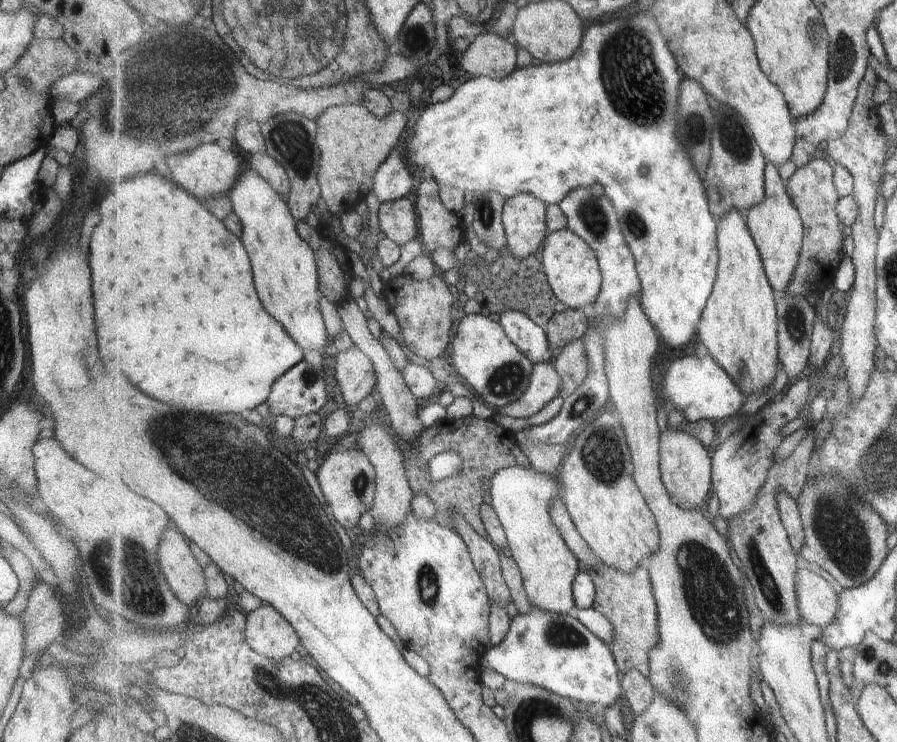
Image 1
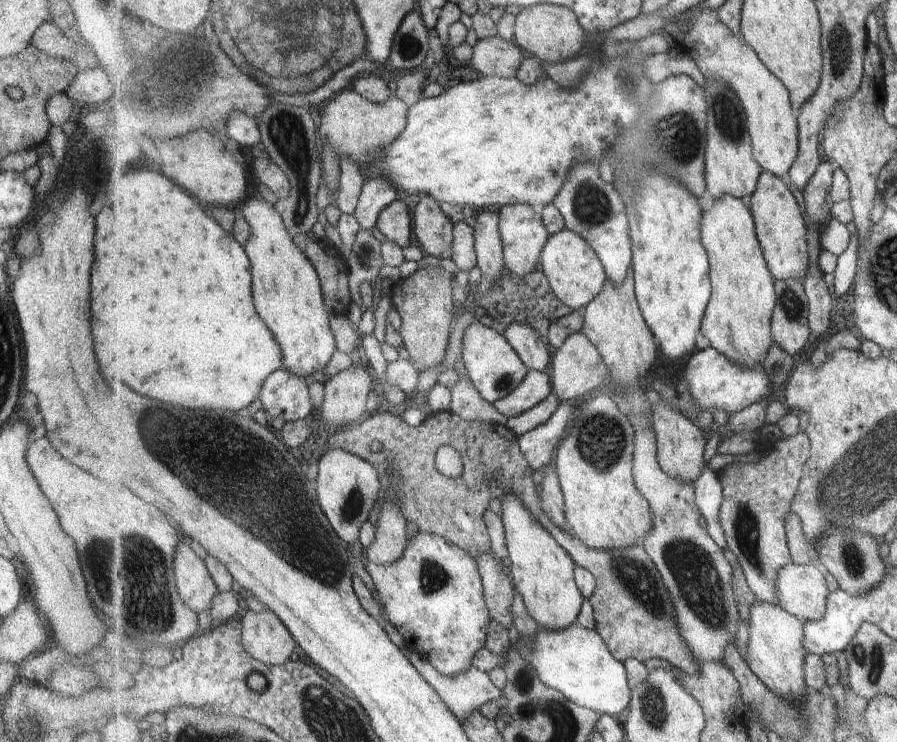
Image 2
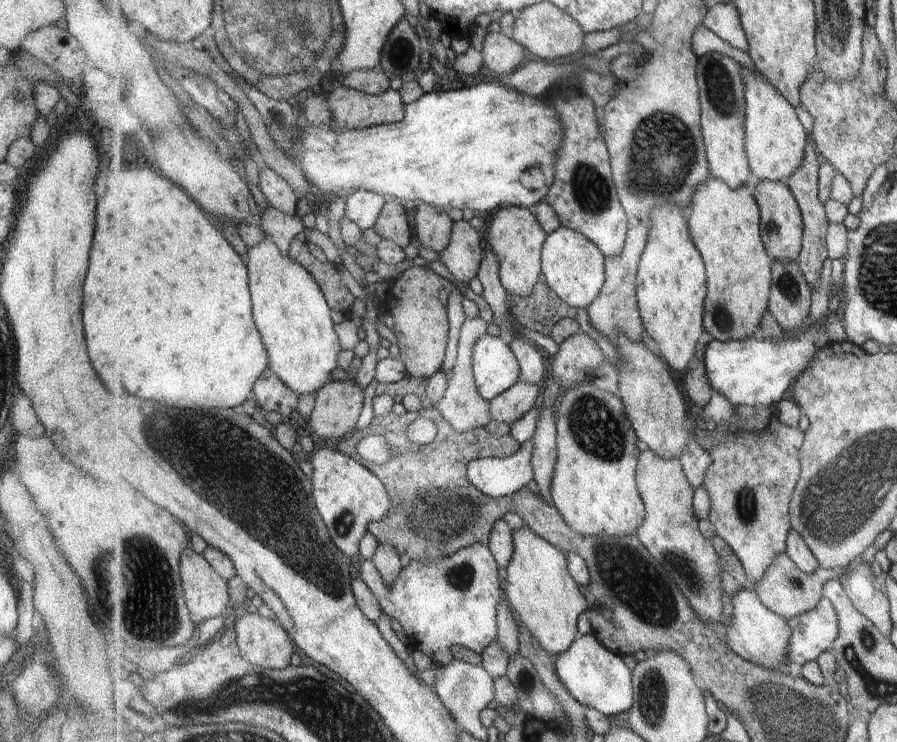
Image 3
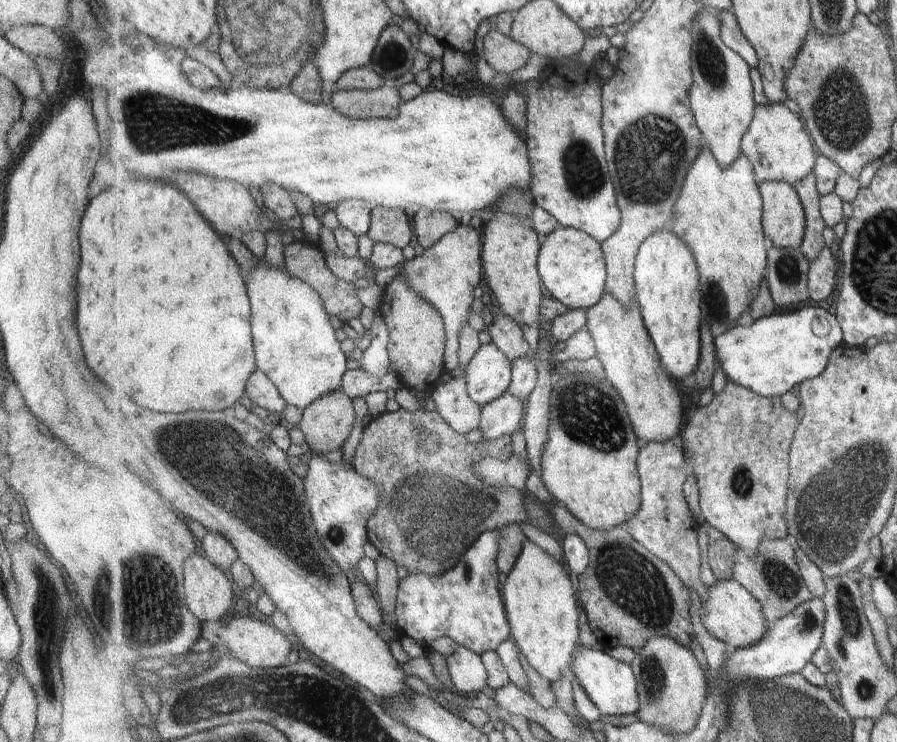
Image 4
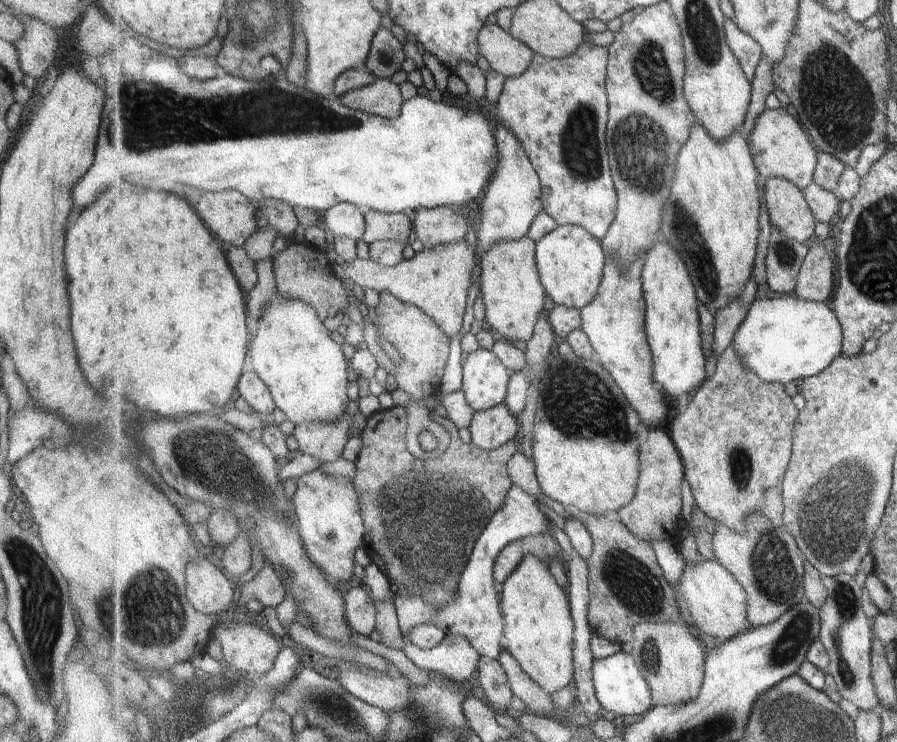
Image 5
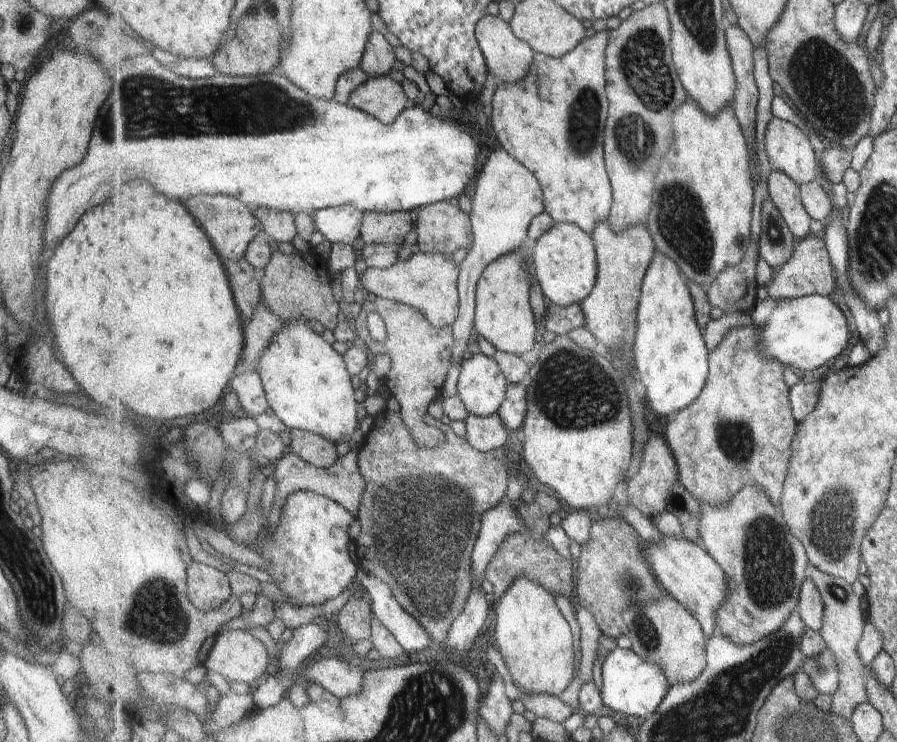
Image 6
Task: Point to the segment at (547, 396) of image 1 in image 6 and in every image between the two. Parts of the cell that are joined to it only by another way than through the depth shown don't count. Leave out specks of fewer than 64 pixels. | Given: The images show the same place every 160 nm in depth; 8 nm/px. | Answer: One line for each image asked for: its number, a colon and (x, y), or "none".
2: (537, 387)
3: (510, 406)
4: (504, 416)
5: (492, 429)
6: (489, 433)

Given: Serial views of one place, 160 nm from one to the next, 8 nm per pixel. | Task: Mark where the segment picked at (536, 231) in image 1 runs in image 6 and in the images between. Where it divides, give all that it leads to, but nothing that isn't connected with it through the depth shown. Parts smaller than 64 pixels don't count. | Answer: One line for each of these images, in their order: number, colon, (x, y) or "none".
2: (524, 235)
3: (516, 236)
4: (511, 246)
5: (513, 295)
6: (504, 315)

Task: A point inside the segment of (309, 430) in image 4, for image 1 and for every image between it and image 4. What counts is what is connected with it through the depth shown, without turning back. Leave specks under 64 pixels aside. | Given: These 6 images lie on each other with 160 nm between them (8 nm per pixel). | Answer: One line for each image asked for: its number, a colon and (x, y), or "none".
1: (355, 373)
2: (346, 395)
3: (338, 405)

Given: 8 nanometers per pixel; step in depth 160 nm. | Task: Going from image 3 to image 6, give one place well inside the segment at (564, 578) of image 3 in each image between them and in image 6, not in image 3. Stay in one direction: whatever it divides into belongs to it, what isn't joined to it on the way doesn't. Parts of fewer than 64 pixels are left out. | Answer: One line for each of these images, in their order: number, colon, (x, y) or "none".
4: (541, 598)
5: (540, 629)
6: (535, 641)

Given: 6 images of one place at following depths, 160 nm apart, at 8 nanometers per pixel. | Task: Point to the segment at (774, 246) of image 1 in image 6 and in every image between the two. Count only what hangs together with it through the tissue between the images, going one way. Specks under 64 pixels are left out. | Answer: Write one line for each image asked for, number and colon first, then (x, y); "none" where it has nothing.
2: (781, 230)
3: (782, 226)
4: (784, 219)
5: (788, 209)
6: (784, 191)

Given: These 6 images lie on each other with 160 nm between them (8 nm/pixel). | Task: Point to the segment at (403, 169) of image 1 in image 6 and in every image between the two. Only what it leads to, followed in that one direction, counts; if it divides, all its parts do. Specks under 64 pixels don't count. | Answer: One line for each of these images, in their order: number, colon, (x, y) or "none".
2: (378, 194)
3: (364, 207)
4: (356, 214)
5: (344, 220)
6: (343, 224)

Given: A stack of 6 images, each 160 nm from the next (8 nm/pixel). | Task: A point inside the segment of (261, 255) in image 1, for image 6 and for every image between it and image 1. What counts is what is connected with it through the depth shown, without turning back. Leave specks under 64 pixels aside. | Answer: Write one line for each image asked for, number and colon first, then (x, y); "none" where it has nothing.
2: (288, 294)
3: (292, 314)
4: (296, 346)
5: (307, 373)
6: (308, 384)

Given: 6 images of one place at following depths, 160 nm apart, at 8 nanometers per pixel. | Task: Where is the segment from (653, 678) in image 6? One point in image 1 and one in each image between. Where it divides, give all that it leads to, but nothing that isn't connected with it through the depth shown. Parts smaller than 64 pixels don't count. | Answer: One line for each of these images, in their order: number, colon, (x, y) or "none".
1: (557, 652)
2: (576, 661)
3: (597, 677)
4: (612, 684)
5: (621, 688)

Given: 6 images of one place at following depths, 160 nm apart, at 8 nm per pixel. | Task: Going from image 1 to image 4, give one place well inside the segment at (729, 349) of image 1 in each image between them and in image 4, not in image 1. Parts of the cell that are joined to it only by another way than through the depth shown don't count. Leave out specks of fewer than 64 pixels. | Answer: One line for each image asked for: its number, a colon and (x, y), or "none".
2: (738, 323)
3: (725, 223)
4: (719, 215)

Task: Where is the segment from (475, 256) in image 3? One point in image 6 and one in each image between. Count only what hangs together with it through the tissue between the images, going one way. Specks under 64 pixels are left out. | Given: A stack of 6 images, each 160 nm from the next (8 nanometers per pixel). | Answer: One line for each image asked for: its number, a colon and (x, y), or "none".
4: (445, 275)
5: (437, 280)
6: (428, 282)

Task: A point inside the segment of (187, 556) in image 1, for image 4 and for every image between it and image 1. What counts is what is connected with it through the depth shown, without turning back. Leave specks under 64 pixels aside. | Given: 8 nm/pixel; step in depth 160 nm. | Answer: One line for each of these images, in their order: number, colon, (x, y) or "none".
2: (196, 585)
3: (207, 593)
4: (209, 591)

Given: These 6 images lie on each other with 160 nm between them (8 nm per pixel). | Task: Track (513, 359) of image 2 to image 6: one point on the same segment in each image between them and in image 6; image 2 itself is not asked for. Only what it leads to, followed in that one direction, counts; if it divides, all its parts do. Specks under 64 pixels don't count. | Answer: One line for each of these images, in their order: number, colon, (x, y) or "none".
3: (496, 369)
4: (489, 375)
5: (486, 379)
6: (482, 386)

